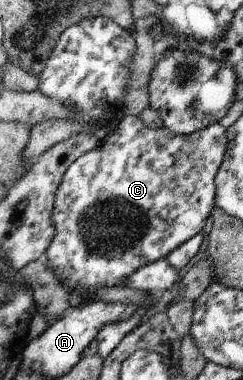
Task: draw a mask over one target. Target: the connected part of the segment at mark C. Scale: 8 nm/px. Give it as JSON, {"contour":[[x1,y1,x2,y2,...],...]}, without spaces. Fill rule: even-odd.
{"contour":[[125,114,119,124,115,126,115,130,101,141,97,147,90,150,89,153,79,157,73,165,67,169,65,177,63,177,61,188,57,192,57,202,55,202,53,210,53,221,57,232,54,234,53,240,50,242,47,253,47,266,51,268,54,275,58,278,63,288,68,293,68,304,74,309,82,307,94,300,95,294,103,288,112,286,123,286,127,278,129,278,136,270,139,270,146,264,163,260,167,258,175,249,178,249,184,242,193,238,196,234,202,232,207,222,211,210,215,207,214,202,217,196,217,174,225,160,227,142,227,128,221,122,212,124,206,129,190,135,175,135,172,131,164,126,158,129,148,127,143,124,142,120,135,115]]}

